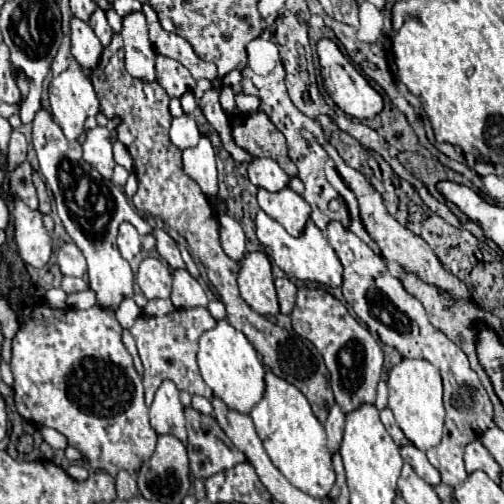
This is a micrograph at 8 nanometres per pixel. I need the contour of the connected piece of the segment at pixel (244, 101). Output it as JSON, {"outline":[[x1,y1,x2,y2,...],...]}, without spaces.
{"outline":[[236,95,235,102,237,107,243,113,257,111,257,107,259,107,259,101,257,101,257,97,253,97,253,95]]}

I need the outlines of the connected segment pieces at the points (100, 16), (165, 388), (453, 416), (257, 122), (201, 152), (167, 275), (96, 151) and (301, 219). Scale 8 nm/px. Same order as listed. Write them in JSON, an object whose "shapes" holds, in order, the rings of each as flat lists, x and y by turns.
{"shapes":[[[97,9,97,11,91,15,89,25,91,25,91,29,95,31,95,35,99,37,101,45,103,45,103,47,107,47,107,45,111,43,113,31,111,31,111,27,109,27,109,23,107,23,107,17,105,17,105,13,103,13,101,9]],[[163,381,161,387,155,393,155,399,149,407,151,415,151,427,159,433,171,433,179,437,183,443,187,441,185,431,185,417,183,417,183,405,179,401,179,389,173,381]],[[339,221,327,223,325,237,343,265,343,285,341,285,343,297,353,307,357,317,367,323,369,331,377,333,385,345,395,347,403,357,427,359,429,363,439,367,445,387,443,401,445,401,447,417,445,417,443,439,435,449,427,451,427,459,439,469,443,483,457,487,467,477,463,467,465,447,471,441,477,441,483,429,489,429,493,425,493,405,479,377,469,367,465,353,429,323,423,305,405,291,403,283,395,275,391,275,381,255,377,255,363,239,359,239,355,233,345,229]],[[265,113,245,115,239,125,233,125,233,139,253,157,271,157,289,175,297,175,297,167,291,163,287,155,283,133,277,131,277,127,269,121]],[[201,137,195,147,183,151,183,169,187,175,193,177,193,181,197,181,207,197,213,197,217,193,215,151,207,137]],[[145,257,139,263,137,271,137,285,141,287,147,299,169,297,171,293,171,271,169,265,155,257]],[[95,127,87,131,87,139,83,143,83,159,95,167,105,179,113,177,113,151,111,151,111,139,109,131,105,127]],[[283,187,281,191,275,191,275,193,267,189,259,189,257,201,259,201,259,207,269,217,279,221,289,235,297,237,303,233,303,227,311,215,311,207,301,195,297,195,289,187]]]}

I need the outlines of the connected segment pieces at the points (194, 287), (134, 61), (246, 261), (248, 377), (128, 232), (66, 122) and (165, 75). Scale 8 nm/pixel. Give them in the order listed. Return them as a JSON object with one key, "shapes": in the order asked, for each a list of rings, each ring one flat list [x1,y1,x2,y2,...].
{"shapes":[[[177,269,173,273,173,293,171,301,177,309,189,309,189,307,207,307,209,299,203,291,203,287,197,283,195,277,191,277,187,271]],[[143,13,123,17,121,37,125,41,125,67,129,75,141,81,155,81,155,49,147,37]],[[251,251,241,259,239,265,239,291,245,303,261,315,277,315,279,303,269,257,261,251]],[[219,319,213,329,205,331,199,337,197,363,205,383,213,389,213,393,223,399,231,409,249,413,255,403,261,401,265,383,263,383,263,363,257,357,257,351,249,343,249,339,237,331,227,319]],[[121,223,119,227,119,237,117,237,117,245,119,245,119,251,121,255,131,261,135,259,139,253,141,253,141,239,139,239,139,233,137,229,131,225,131,223]],[[81,67,65,69,51,79,49,105,67,139,77,139,83,133,85,119,99,113,99,99]],[[157,55,157,83,169,97,181,97,185,91,195,89,195,79,191,73,179,61,163,55]]]}

